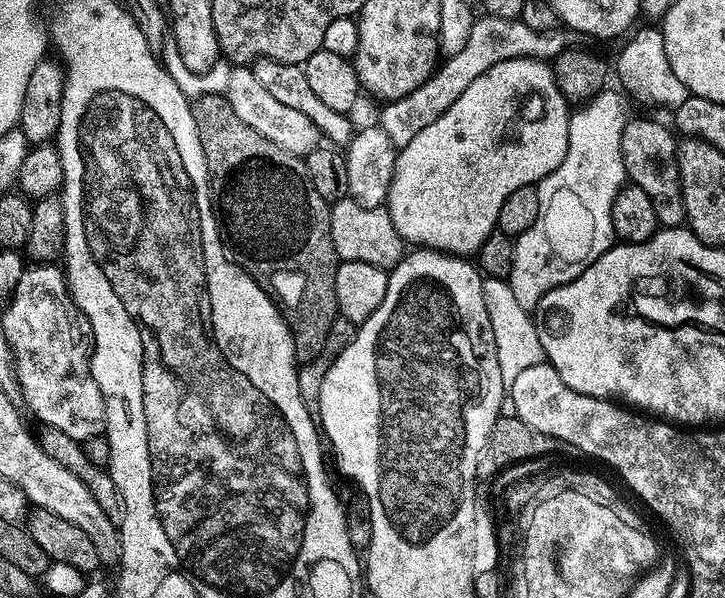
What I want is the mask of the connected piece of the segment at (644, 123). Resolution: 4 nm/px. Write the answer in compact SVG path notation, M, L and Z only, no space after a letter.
M629 119L622 130L622 162L625 177L631 183L642 186L642 191L650 198L657 225L660 228L679 228L685 223L686 217L676 161L678 140L673 129L669 125L668 128L656 120Z

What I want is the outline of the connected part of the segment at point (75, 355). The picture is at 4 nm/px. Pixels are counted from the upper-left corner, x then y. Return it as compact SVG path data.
M55 263L25 267L6 307L2 330L12 351L18 392L24 395L29 410L41 420L39 423L54 430L62 430L62 434L70 434L70 438L81 442L86 438L105 435L102 390L98 390L98 382L94 382L92 377L89 353L72 333L72 316L68 308L73 307L73 302L68 294L68 278L64 275L63 267Z

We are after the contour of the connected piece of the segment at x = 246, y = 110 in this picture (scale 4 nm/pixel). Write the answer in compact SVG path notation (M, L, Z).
M230 67L230 78L226 78L222 95L230 102L230 110L234 110L234 114L238 114L238 118L242 118L246 126L258 130L262 138L270 138L270 142L274 142L288 155L304 158L309 152L321 147L322 135L314 122L310 122L310 118L306 118L302 110L294 110L294 106L285 106L282 102L278 102L278 98L273 98L263 88L262 82L254 78L251 67Z

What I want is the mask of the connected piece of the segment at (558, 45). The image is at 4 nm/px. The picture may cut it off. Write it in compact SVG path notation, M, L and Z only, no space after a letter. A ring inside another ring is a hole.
M491 14L481 15L474 20L469 42L458 54L447 57L439 65L438 70L433 72L432 77L422 86L418 86L418 90L397 100L389 100L381 107L384 109L380 112L378 127L388 135L390 142L395 144L397 149L404 148L424 127L430 126L434 118L442 118L442 114L446 114L446 110L450 110L450 106L458 102L462 90L466 90L466 86L470 86L474 78L486 74L490 66L498 66L498 62L506 62L514 58L551 62L563 52L575 49L579 45L576 43L581 43L581 40L579 32L571 30L535 32L518 18L507 20Z

